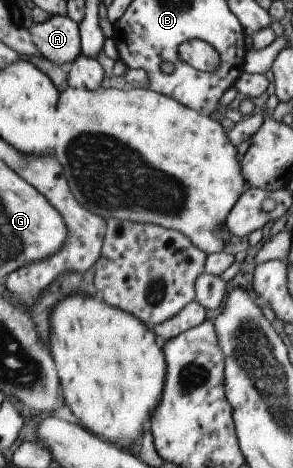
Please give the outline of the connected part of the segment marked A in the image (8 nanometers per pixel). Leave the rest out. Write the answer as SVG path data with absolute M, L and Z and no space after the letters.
M50 16L43 23L33 24L29 39L43 58L56 66L72 63L80 55L78 25L67 16Z

